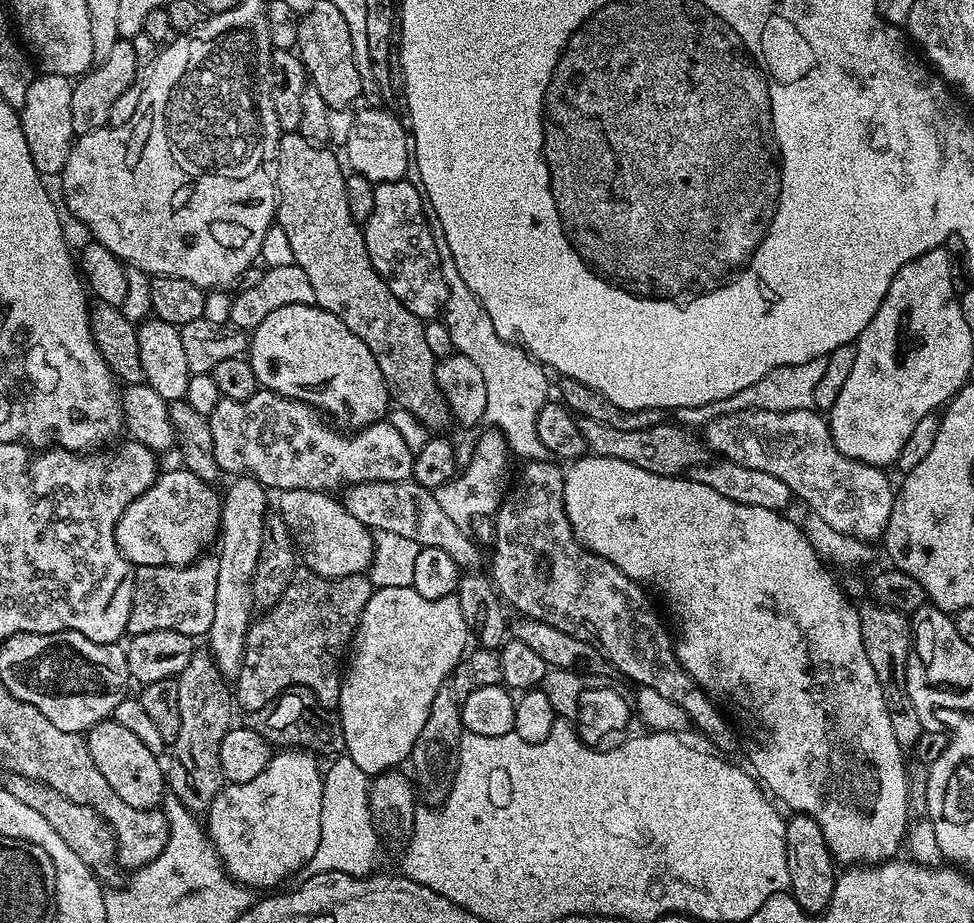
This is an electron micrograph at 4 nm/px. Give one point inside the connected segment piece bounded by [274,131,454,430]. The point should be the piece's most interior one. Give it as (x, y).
(311, 206)

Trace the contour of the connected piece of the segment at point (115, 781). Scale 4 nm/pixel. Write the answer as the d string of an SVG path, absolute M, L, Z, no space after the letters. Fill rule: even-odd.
M115 718L100 721L86 733L90 758L94 758L94 766L110 782L110 790L135 808L155 809L156 804L164 796L164 772L160 769L157 753L146 750L146 745L138 739L126 726L122 726Z

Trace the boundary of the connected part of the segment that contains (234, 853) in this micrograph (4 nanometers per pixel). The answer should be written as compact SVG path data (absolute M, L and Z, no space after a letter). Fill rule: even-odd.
M307 750L277 751L258 778L250 778L250 782L241 784L225 783L208 807L206 819L211 847L235 883L243 884L249 890L272 890L275 884L283 882L284 876L298 871L303 864L304 867L311 865L320 841L324 797L324 776L316 760L317 757Z

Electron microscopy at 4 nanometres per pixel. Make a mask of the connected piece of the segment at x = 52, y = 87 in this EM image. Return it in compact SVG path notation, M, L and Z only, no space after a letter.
M40 74L26 90L26 102L18 110L22 134L26 134L26 146L30 146L30 158L45 178L59 177L66 166L66 158L74 143L70 122L70 94L73 81L67 76Z

